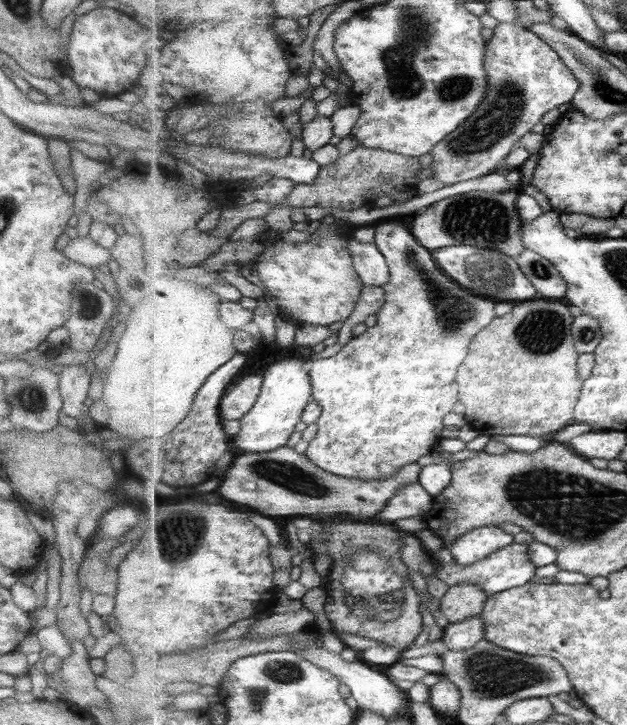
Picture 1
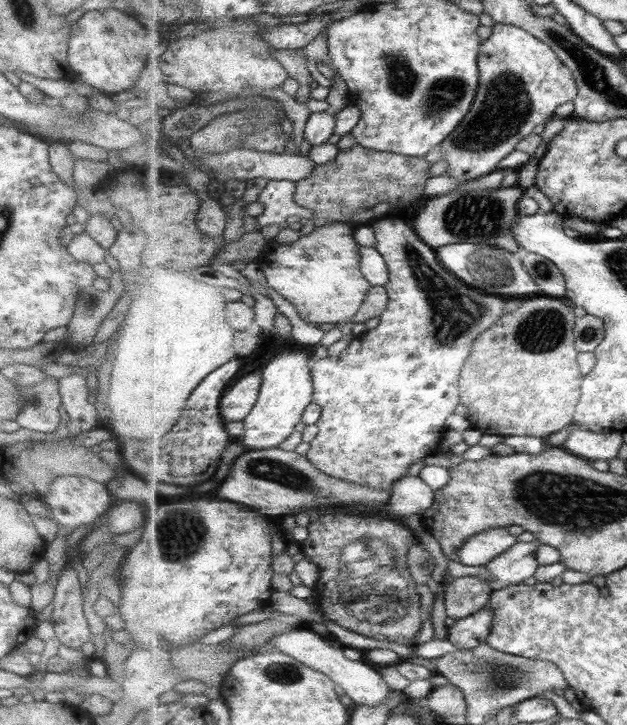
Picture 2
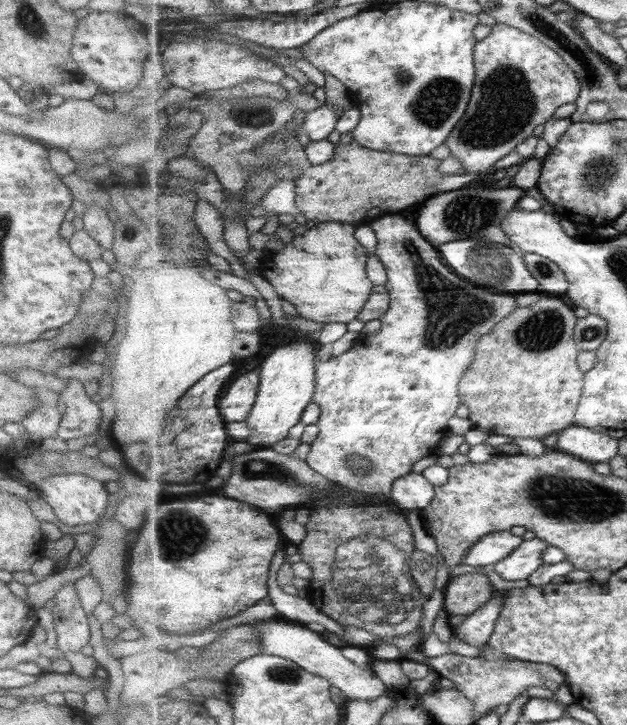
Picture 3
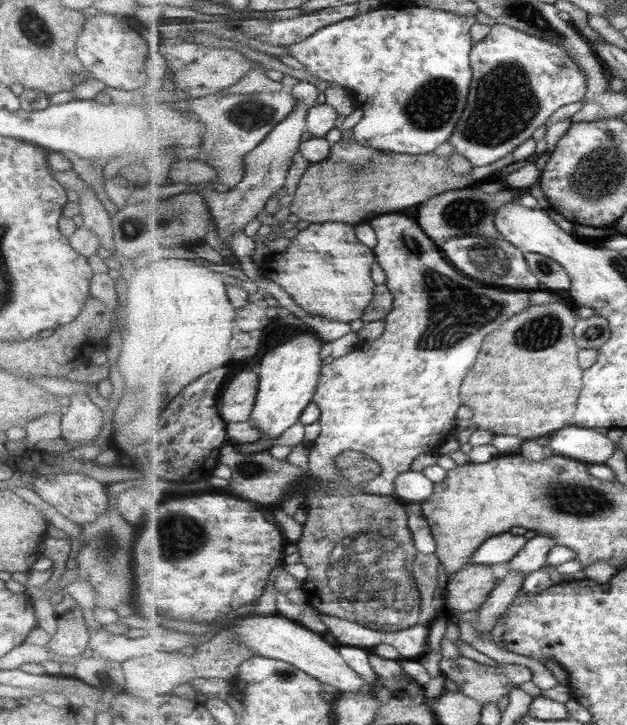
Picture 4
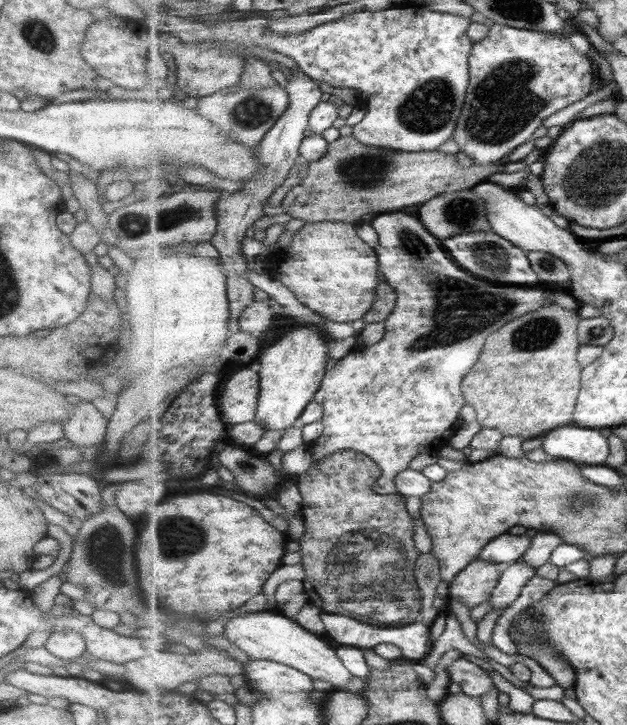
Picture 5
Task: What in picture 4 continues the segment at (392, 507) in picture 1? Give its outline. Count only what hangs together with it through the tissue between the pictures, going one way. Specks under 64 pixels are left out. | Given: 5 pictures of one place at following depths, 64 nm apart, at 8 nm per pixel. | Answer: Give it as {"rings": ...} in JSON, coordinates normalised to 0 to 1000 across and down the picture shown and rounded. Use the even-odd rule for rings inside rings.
{"rings":[[[656,648],[640,654],[630,663],[628,686],[636,687],[648,697],[656,692],[678,692],[694,681],[692,666],[676,652]]]}

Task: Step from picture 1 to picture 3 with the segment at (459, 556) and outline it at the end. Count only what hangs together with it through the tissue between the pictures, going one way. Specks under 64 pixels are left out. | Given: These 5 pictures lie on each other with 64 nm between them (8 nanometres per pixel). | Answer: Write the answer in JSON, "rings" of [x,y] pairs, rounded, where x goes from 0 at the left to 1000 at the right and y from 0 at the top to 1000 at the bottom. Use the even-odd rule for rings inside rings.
{"rings":[[[815,732],[789,734],[766,742],[748,757],[740,772],[740,781],[783,781],[809,770],[821,757],[837,746],[833,739],[825,739]]]}

